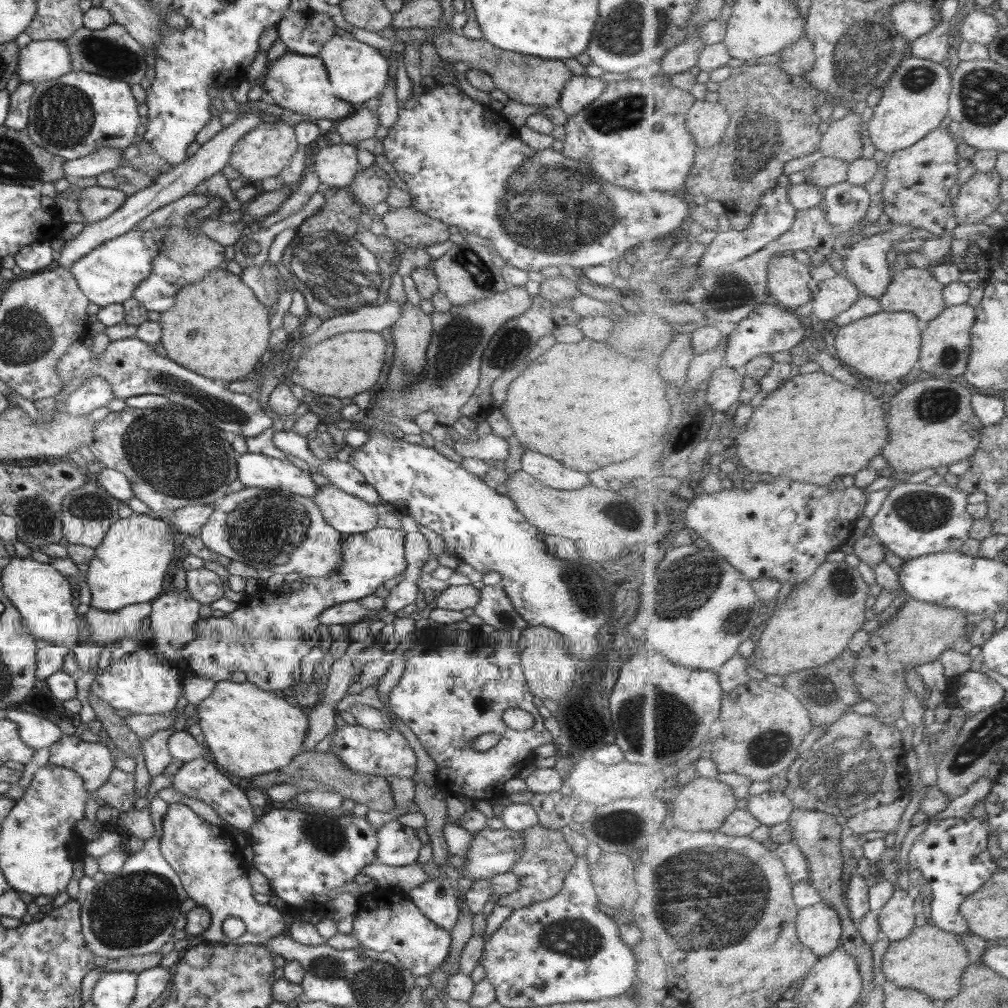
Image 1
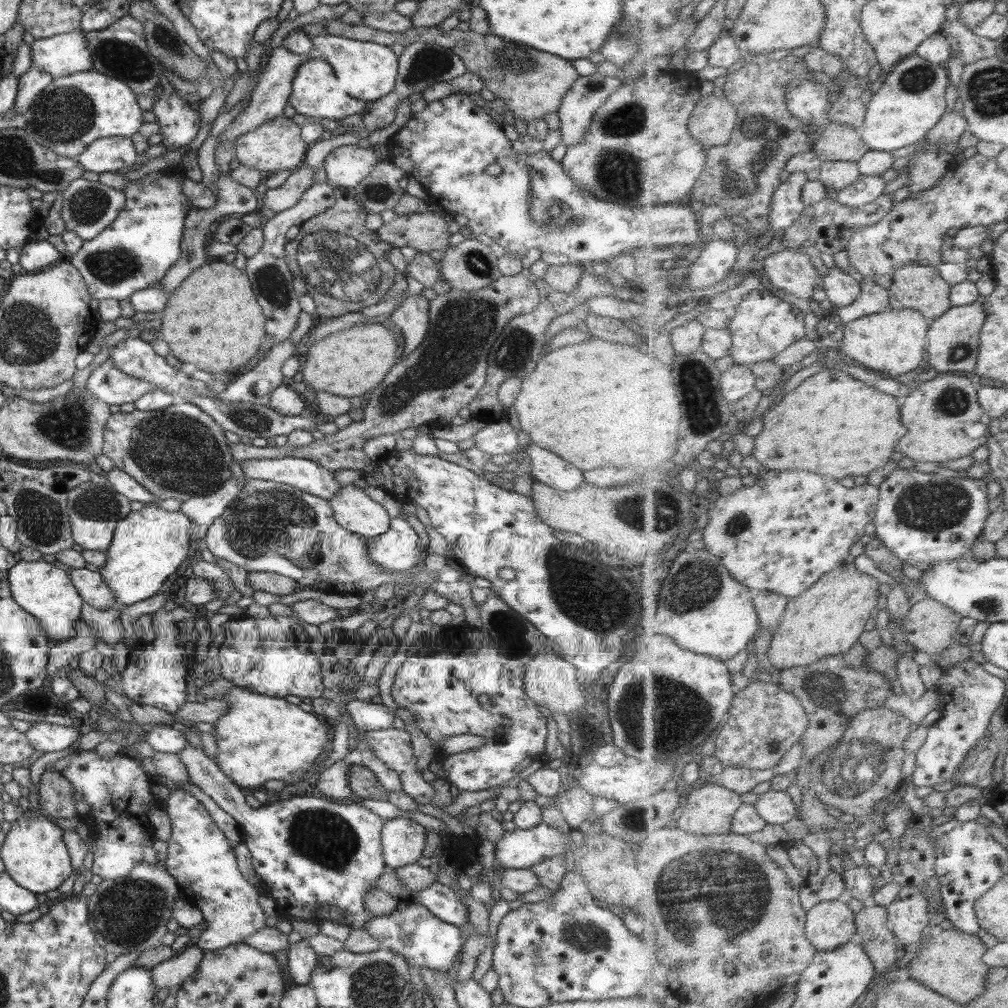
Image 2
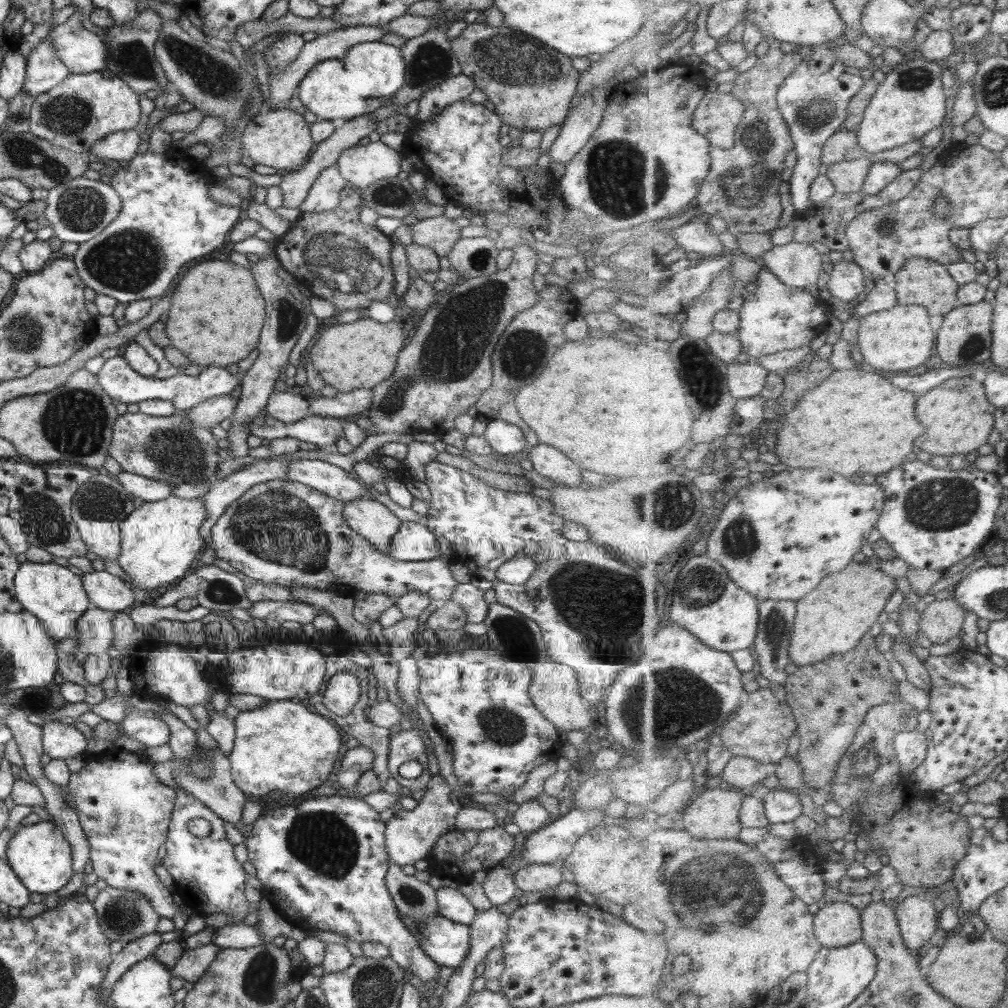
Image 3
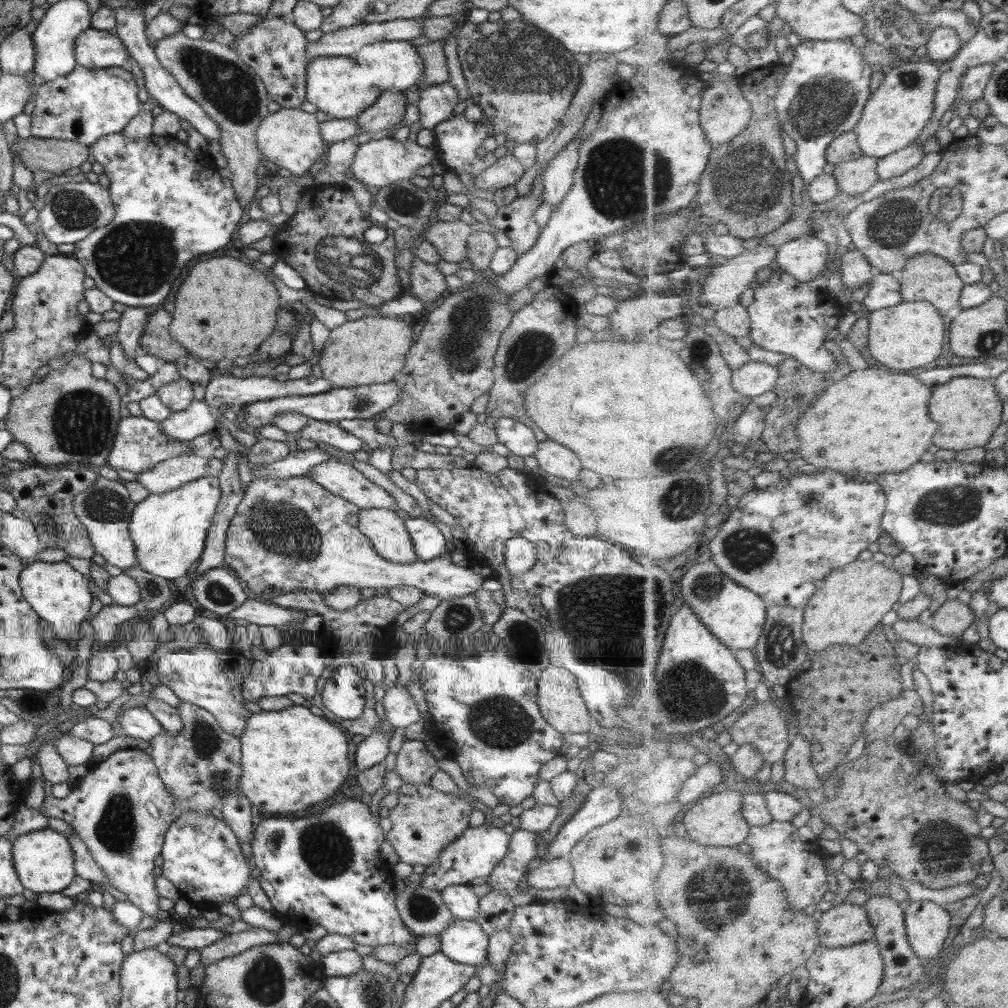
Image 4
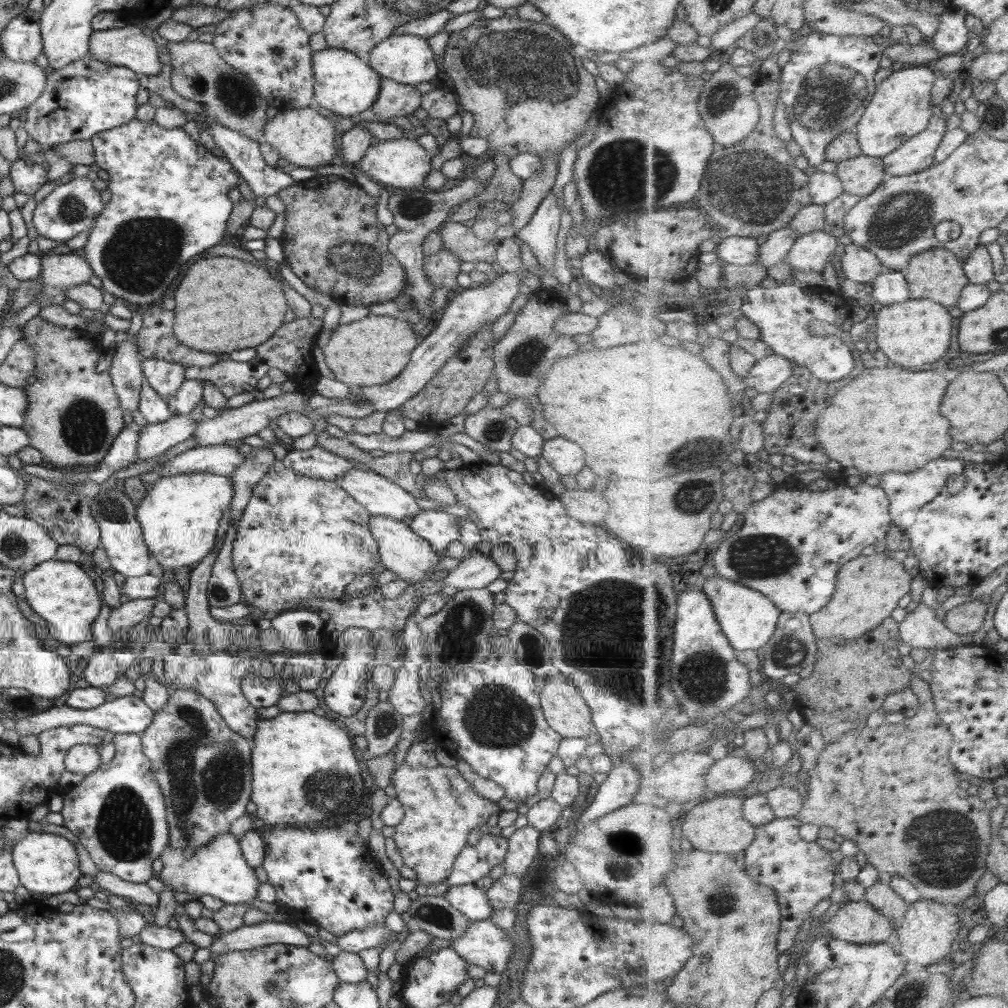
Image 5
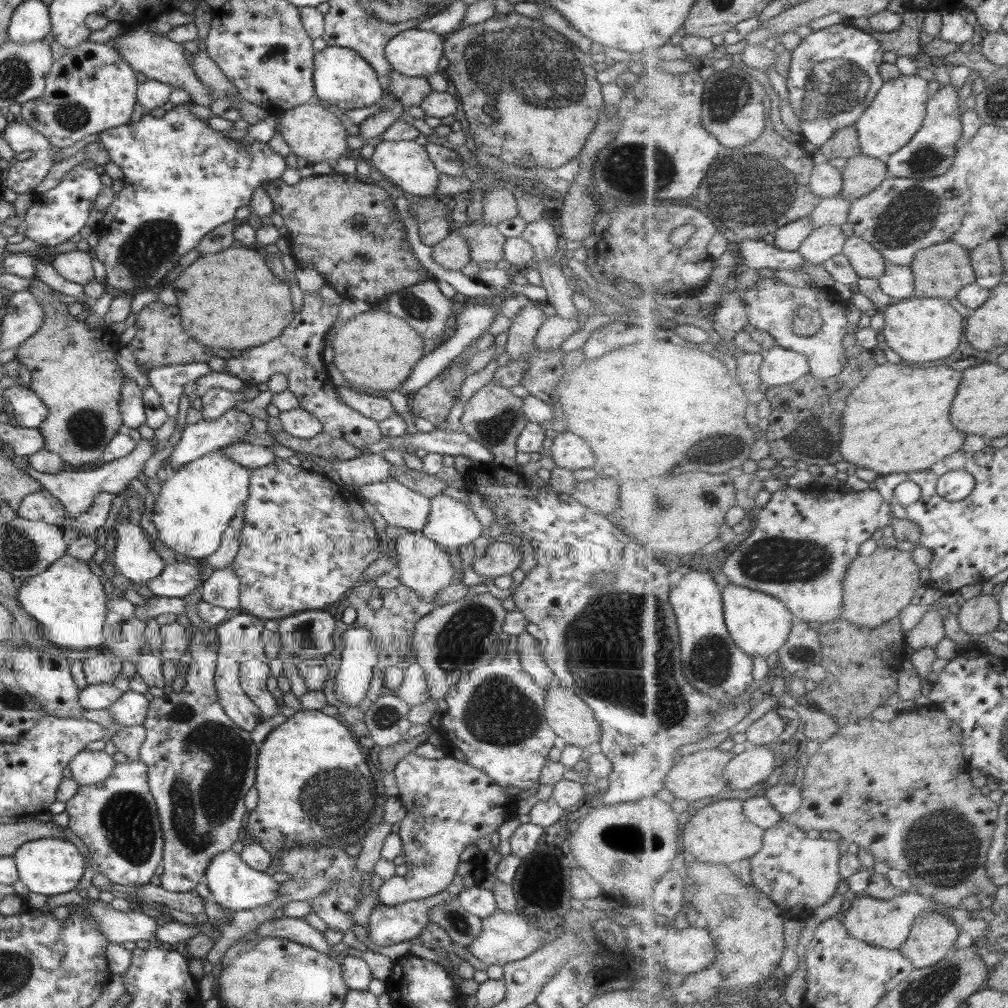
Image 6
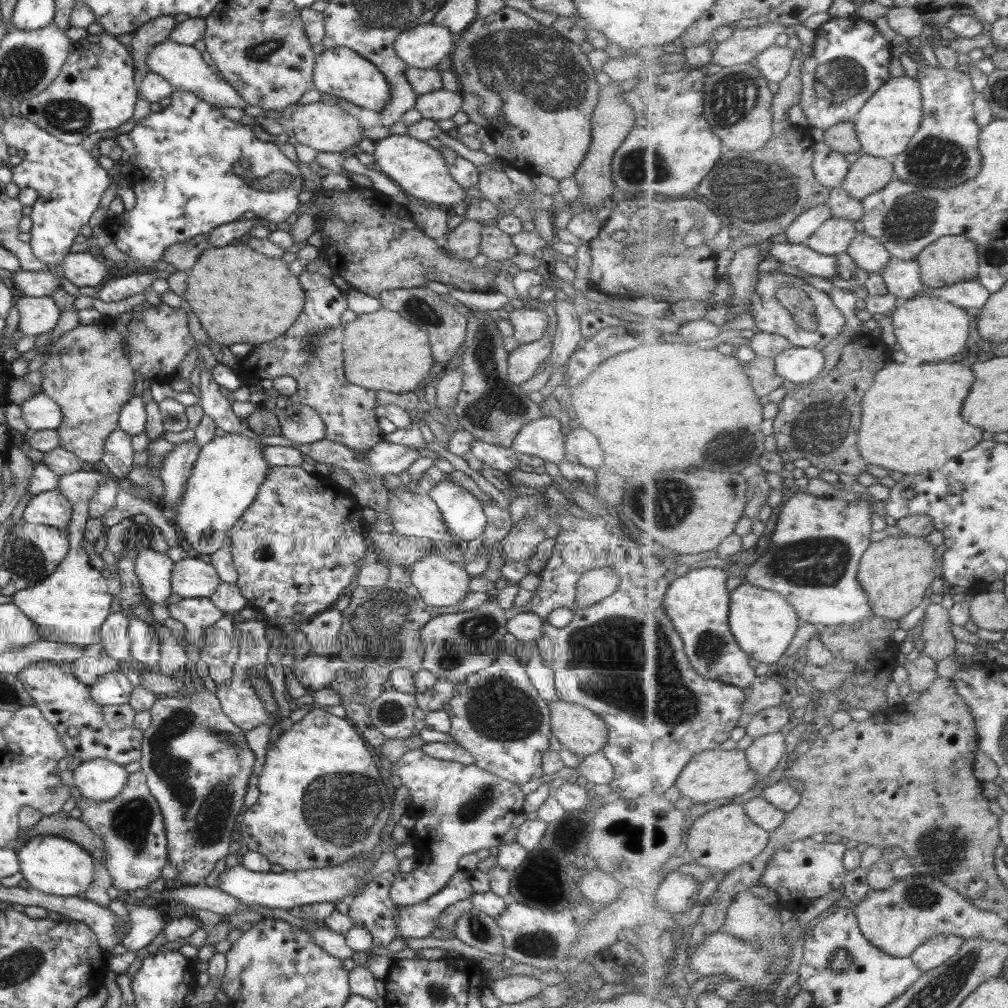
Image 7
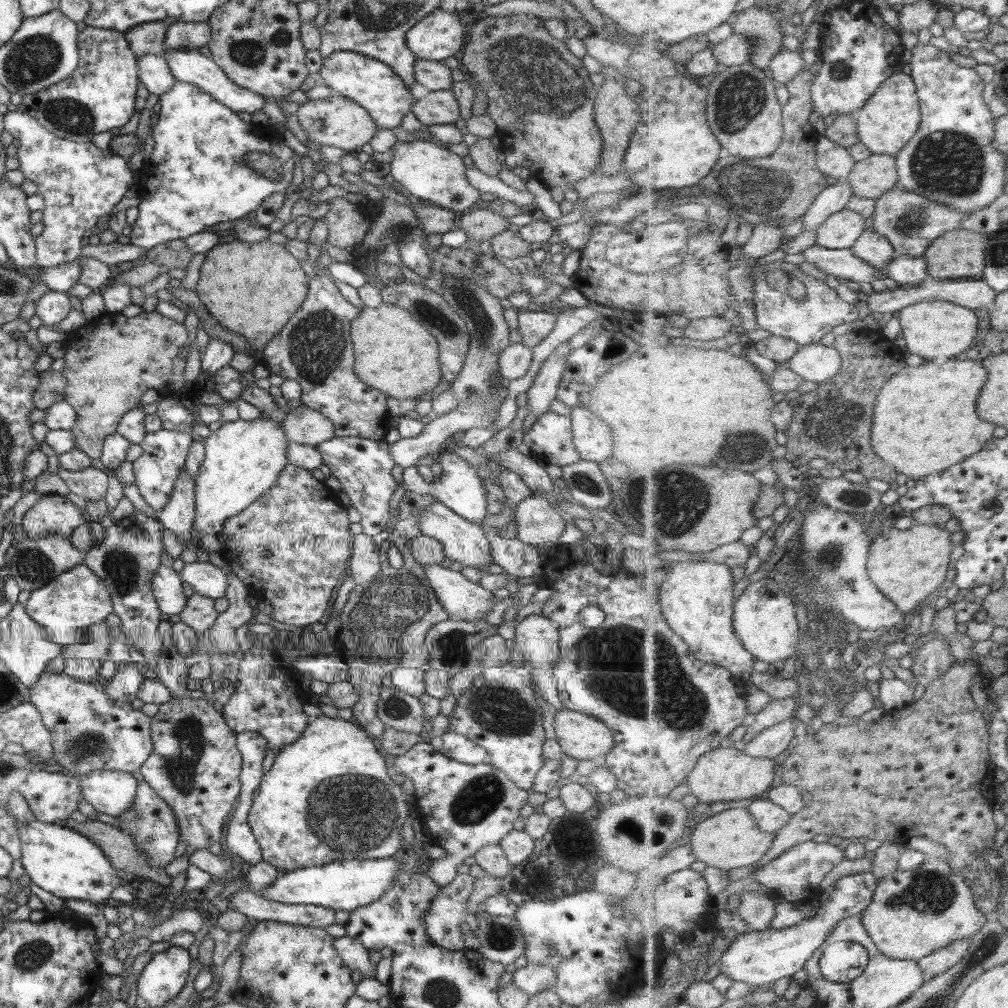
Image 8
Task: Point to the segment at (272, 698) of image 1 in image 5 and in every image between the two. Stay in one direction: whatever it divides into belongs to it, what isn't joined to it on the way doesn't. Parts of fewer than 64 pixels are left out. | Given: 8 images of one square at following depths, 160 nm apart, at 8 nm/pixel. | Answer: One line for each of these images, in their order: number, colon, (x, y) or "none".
2: (258, 738)
3: (279, 746)
4: (290, 759)
5: (289, 749)

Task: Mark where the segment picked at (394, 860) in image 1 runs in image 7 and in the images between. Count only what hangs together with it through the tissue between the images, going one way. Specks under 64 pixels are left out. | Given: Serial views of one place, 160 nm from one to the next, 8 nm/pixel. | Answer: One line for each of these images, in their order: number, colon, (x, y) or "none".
2: (402, 840)
3: (408, 837)
4: (423, 823)
5: (440, 809)
6: (449, 804)
7: (459, 809)

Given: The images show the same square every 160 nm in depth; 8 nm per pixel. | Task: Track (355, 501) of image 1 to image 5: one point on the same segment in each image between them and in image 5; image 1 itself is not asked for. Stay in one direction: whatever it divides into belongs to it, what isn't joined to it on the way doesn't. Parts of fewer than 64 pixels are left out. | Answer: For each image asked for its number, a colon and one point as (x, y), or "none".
2: (352, 510)
3: (369, 519)
4: (385, 531)
5: (400, 550)

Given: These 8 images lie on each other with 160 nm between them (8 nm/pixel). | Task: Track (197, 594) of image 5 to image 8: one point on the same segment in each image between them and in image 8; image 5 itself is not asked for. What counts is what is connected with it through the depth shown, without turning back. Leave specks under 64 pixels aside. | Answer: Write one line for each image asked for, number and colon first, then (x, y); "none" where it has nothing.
6: (200, 765)
7: (196, 762)
8: (193, 767)

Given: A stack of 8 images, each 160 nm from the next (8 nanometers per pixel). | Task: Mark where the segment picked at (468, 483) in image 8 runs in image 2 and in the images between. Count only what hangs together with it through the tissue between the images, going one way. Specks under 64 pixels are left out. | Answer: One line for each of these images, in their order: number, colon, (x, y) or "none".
2: (396, 550)
3: (412, 542)
4: (427, 542)
5: (437, 528)
6: (449, 523)
7: (462, 514)

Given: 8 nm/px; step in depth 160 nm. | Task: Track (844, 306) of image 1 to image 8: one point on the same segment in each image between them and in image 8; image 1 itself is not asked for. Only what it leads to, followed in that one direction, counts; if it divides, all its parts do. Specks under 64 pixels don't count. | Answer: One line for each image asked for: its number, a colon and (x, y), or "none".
2: (842, 290)
3: (846, 279)
4: (856, 270)
5: (859, 264)
6: (868, 262)
7: (870, 254)
8: (872, 247)

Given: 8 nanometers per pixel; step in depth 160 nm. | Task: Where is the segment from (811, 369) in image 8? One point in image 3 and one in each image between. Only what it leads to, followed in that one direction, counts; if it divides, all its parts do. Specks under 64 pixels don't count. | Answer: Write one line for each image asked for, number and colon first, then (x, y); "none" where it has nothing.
3: (745, 380)
4: (755, 378)
5: (768, 375)
6: (780, 367)
7: (799, 365)

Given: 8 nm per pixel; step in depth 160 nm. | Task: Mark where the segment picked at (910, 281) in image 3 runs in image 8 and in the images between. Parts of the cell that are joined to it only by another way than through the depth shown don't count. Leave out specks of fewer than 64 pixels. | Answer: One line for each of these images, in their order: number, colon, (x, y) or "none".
4: (928, 277)
5: (938, 274)
6: (941, 271)
7: (952, 259)
8: (960, 254)

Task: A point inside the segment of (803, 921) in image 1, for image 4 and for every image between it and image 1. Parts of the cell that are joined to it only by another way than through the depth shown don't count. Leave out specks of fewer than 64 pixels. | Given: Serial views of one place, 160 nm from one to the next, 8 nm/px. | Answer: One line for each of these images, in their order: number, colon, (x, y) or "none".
2: (830, 924)
3: (837, 924)
4: (846, 924)

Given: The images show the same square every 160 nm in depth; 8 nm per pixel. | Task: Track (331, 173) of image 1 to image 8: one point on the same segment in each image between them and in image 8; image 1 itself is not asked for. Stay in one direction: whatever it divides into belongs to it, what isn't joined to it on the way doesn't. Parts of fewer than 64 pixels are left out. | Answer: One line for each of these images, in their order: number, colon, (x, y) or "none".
2: (344, 166)
3: (358, 165)
4: (377, 163)
5: (402, 163)
6: (405, 163)
7: (417, 168)
8: (430, 173)

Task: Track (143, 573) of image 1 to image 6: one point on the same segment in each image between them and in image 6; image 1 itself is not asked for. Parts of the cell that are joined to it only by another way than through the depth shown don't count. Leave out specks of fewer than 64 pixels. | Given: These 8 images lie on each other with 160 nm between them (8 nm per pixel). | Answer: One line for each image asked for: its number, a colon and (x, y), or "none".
2: (146, 546)
3: (158, 540)
4: (167, 531)
5: (178, 516)
6: (195, 503)

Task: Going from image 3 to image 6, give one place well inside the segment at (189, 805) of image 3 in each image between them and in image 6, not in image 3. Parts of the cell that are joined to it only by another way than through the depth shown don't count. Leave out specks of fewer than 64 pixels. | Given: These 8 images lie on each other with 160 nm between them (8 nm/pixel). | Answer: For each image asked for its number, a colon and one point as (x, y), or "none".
4: (201, 857)
5: (217, 869)
6: (233, 885)

